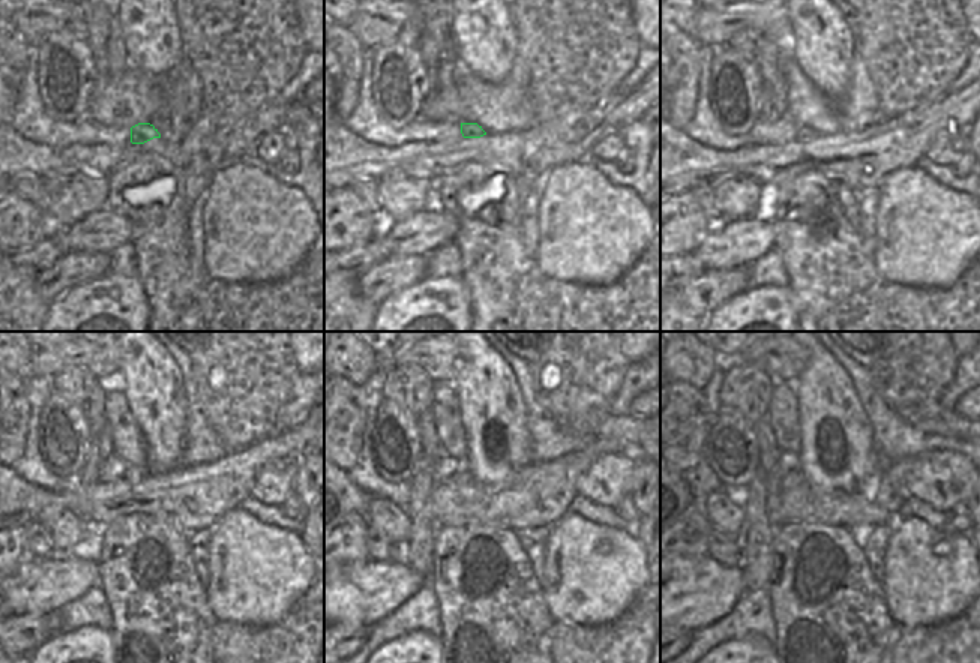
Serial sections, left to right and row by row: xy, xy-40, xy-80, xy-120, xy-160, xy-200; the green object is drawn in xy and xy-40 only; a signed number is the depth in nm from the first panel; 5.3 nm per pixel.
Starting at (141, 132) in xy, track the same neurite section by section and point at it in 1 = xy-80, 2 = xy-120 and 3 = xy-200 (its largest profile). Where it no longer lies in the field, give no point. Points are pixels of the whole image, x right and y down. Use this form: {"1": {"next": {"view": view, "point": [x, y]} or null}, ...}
{"1": {"next": {"view": "xy-80", "point": [805, 134]}}, "2": {"next": {"view": "xy-120", "point": [132, 473]}}, "3": {"next": {"view": "xy-200", "point": [793, 479]}}}

